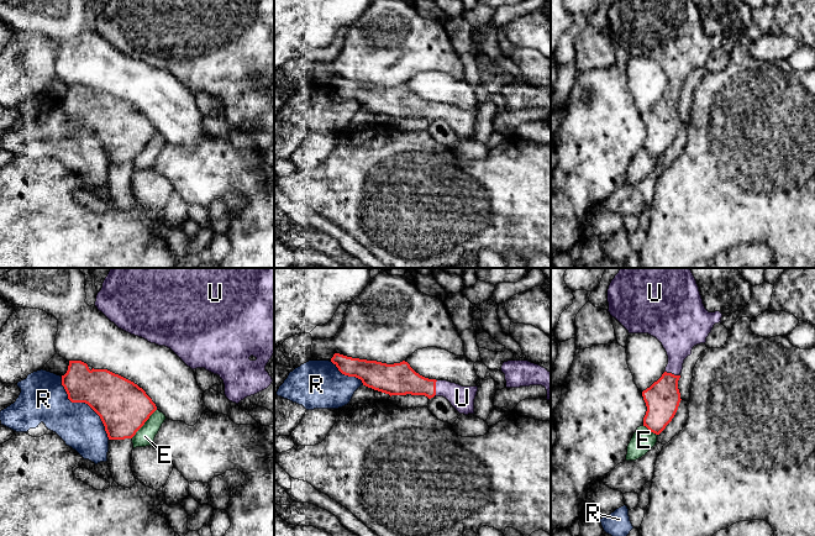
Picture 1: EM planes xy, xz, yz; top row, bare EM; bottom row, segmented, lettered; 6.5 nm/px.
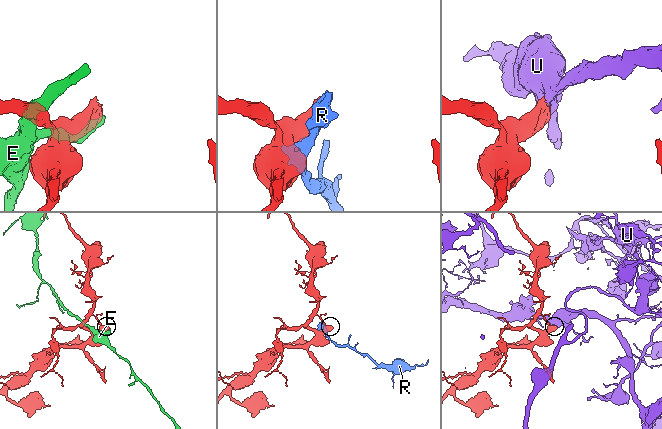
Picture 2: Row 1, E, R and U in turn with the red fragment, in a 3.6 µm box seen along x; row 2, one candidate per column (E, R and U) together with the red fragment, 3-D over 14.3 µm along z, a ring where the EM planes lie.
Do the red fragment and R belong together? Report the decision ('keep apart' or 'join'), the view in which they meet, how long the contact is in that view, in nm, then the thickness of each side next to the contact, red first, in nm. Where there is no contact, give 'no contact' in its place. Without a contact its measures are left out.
keep apart | xy | 500 nm | 320/280 nm

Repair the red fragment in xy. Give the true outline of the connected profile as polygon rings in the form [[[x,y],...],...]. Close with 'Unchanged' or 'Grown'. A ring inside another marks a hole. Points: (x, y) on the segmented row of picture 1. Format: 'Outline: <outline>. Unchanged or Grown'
Outline: [[[69,361],[62,385],[72,403],[85,403],[100,416],[109,440],[132,438],[157,410],[133,382],[107,369],[90,371],[82,361]]]. Unchanged

